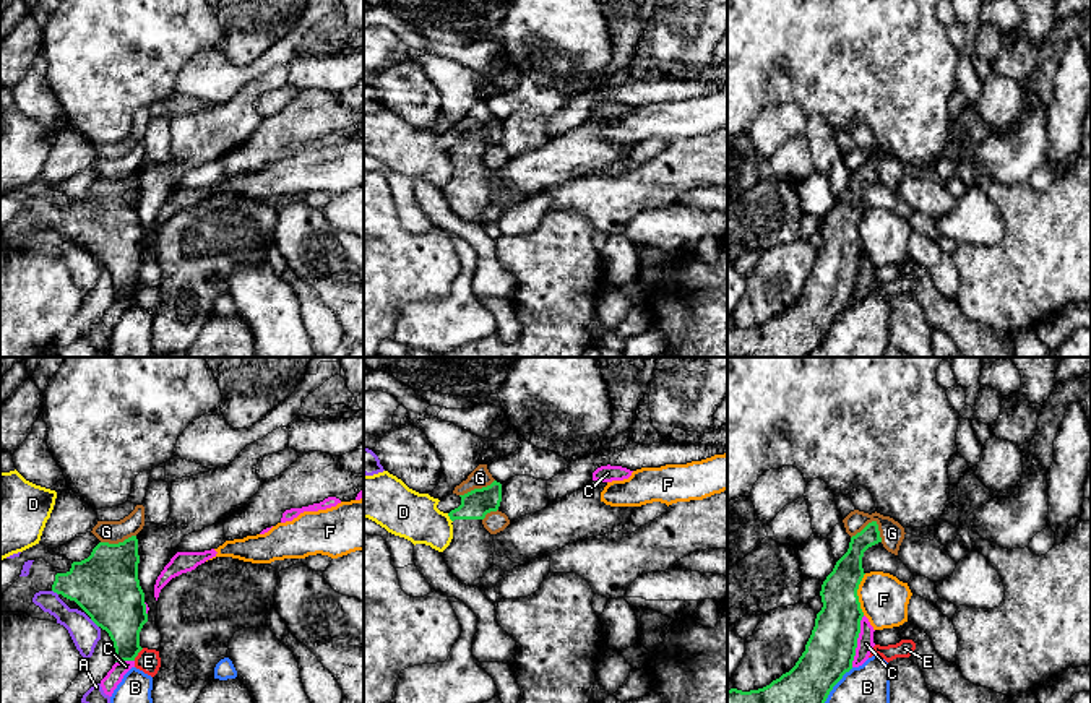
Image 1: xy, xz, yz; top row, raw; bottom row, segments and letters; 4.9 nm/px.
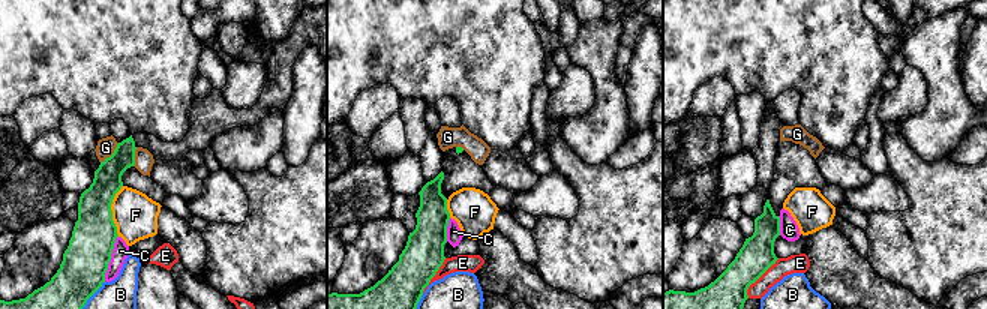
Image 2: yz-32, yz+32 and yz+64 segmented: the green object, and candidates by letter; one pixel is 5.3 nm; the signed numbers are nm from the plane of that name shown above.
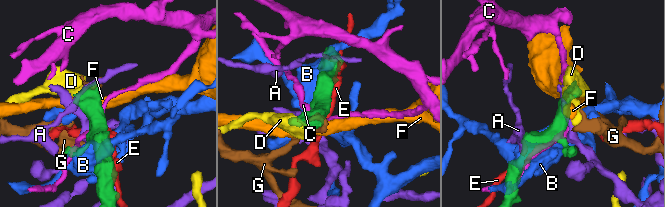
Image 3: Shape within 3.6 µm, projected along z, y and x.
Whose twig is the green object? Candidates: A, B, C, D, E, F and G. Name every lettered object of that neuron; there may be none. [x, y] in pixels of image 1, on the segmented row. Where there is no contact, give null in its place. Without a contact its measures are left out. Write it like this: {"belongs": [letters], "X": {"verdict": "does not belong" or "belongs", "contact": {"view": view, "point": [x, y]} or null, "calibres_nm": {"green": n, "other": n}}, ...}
{"belongs": [], "A": {"verdict": "does not belong", "contact": {"view": "xy", "point": [94, 622]}, "calibres_nm": {"green": 320, "other": 140}}, "B": {"verdict": "does not belong", "contact": {"view": "yz", "point": [836, 682]}, "calibres_nm": {"green": 240, "other": 190}}, "C": {"verdict": "does not belong", "contact": {"view": "yz", "point": [856, 642]}, "calibres_nm": {"green": 240, "other": 80}}, "D": {"verdict": "does not belong", "contact": {"view": "xz", "point": [450, 518]}, "calibres_nm": {"green": 140, "other": 240}}, "E": {"verdict": "does not belong", "contact": {"view": "xy", "point": [137, 655]}, "calibres_nm": {"green": 260, "other": 120}}, "F": {"verdict": "does not belong", "contact": {"view": "yz", "point": [856, 595]}, "calibres_nm": {"green": 220, "other": 240}}, "G": {"verdict": "does not belong", "contact": {"view": "yz", "point": [872, 521]}, "calibres_nm": {"green": 120, "other": 120}}}

